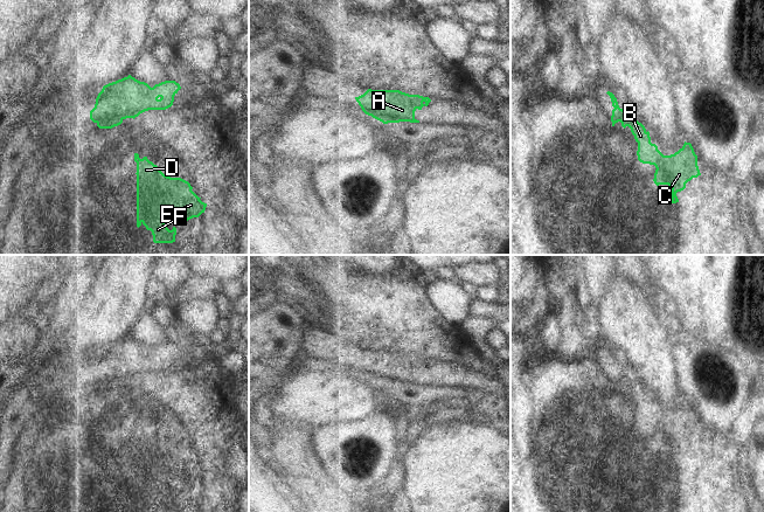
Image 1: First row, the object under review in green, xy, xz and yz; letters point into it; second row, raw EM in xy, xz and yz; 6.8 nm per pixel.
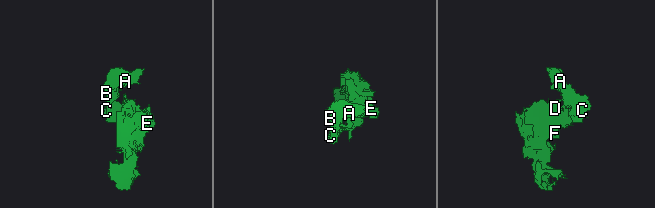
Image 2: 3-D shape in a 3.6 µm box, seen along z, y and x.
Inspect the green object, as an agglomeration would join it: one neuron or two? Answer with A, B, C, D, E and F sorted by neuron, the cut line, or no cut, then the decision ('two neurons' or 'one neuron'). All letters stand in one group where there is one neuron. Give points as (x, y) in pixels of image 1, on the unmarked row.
A / B C D E F | xy (95, 368), (109, 378), (120, 378), (123, 380) | two neurons

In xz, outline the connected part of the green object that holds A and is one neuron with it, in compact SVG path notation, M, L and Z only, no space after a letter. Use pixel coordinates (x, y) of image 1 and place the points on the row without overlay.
M368 351L357 359L362 373L373 380L388 385L410 383L419 385L415 380L415 373L428 368L431 361L419 357L409 357L400 352L371 352Z

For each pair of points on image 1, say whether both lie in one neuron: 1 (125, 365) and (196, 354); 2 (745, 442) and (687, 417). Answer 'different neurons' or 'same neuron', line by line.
1: same neuron
2: different neurons

